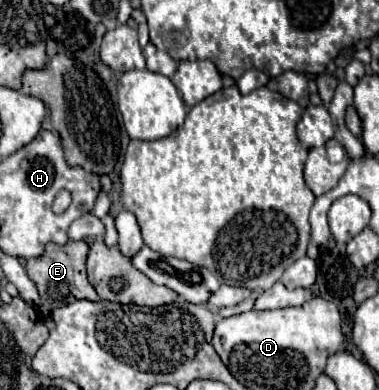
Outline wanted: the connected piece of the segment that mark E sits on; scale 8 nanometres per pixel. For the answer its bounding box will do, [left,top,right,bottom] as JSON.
[26,241,98,309]

